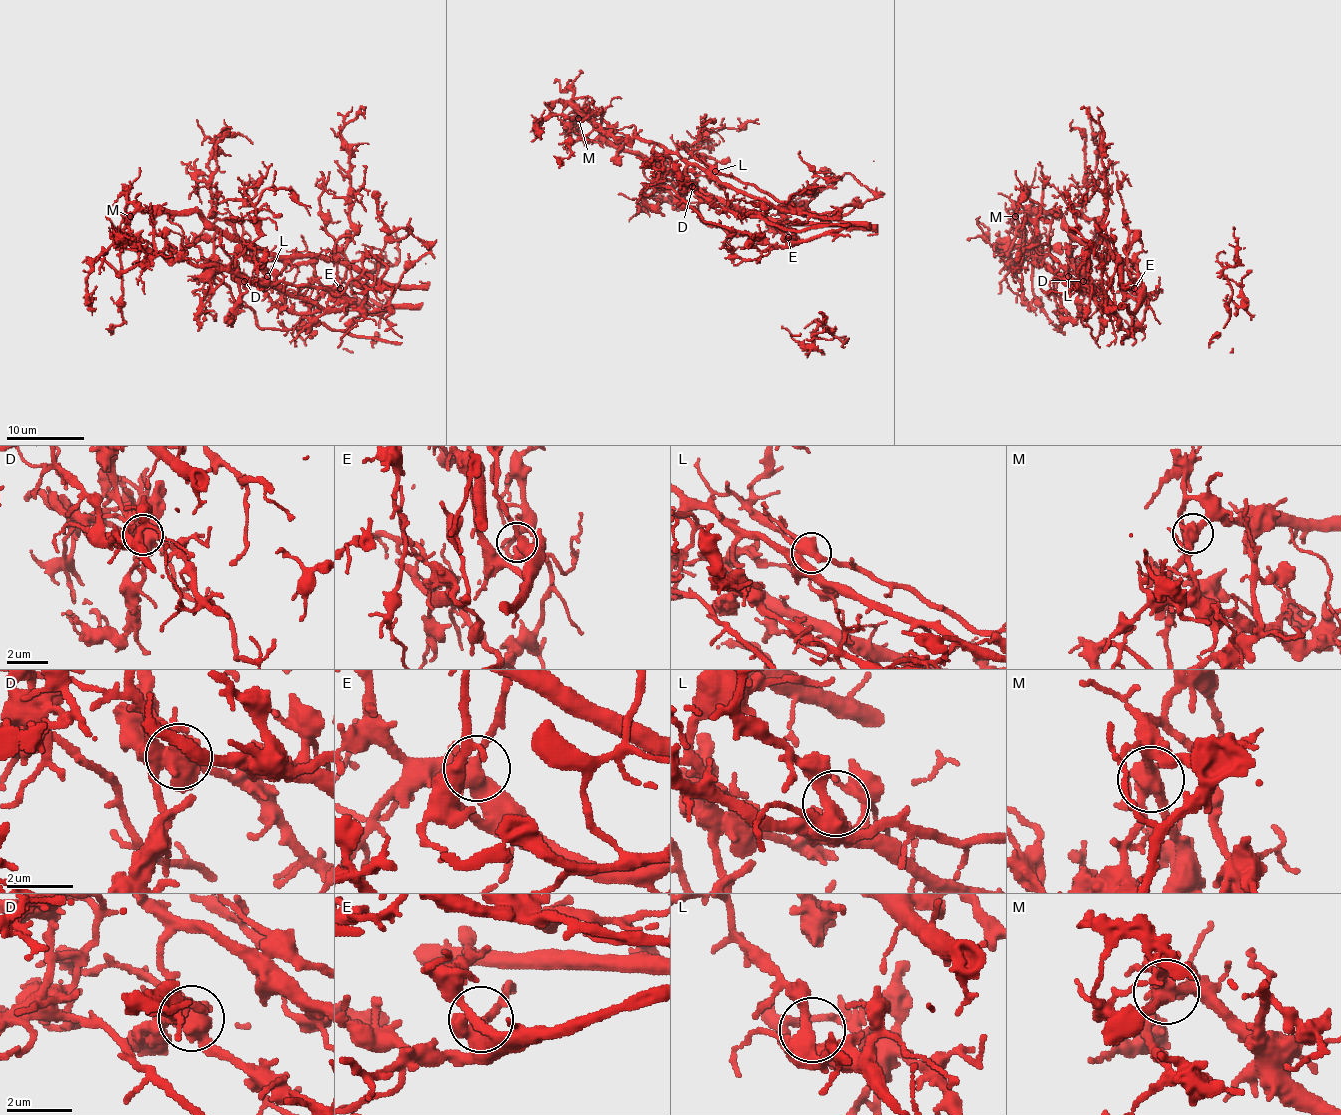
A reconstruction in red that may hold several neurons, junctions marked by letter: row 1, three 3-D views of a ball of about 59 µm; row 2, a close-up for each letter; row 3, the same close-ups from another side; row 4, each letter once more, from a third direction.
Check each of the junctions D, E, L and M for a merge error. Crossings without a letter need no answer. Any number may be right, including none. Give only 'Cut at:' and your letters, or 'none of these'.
Cut at: D, M

